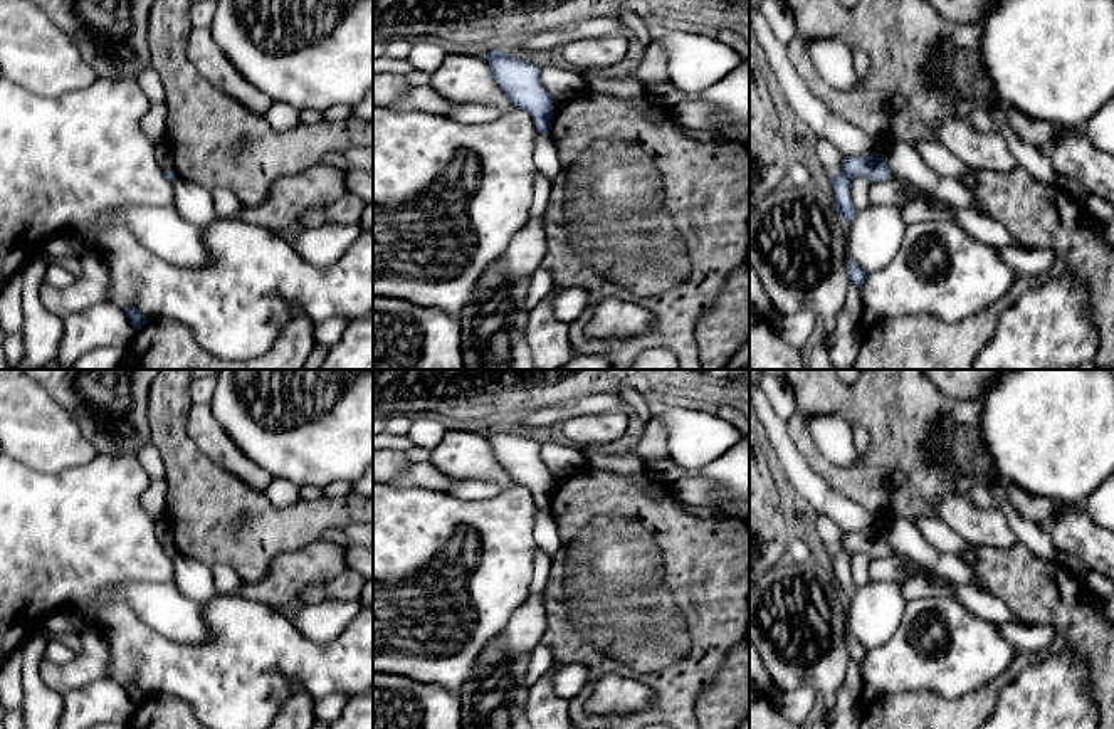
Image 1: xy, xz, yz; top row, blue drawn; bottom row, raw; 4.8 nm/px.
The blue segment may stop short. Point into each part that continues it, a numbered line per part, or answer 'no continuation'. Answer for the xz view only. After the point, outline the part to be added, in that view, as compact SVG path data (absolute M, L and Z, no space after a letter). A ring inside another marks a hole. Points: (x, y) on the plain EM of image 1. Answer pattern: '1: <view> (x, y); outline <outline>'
no continuation

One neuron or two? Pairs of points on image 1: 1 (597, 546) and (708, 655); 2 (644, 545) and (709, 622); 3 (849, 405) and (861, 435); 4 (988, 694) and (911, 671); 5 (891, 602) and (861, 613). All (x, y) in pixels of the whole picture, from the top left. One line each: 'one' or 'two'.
1: one
2: one
3: two
4: two
5: one

